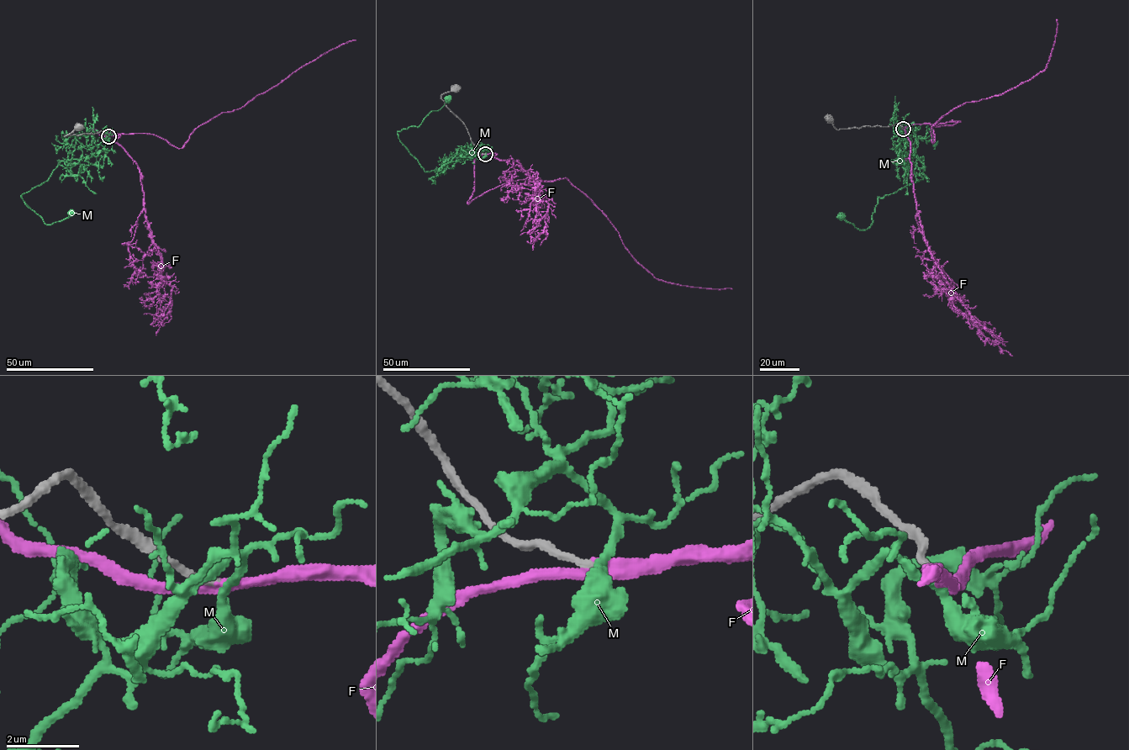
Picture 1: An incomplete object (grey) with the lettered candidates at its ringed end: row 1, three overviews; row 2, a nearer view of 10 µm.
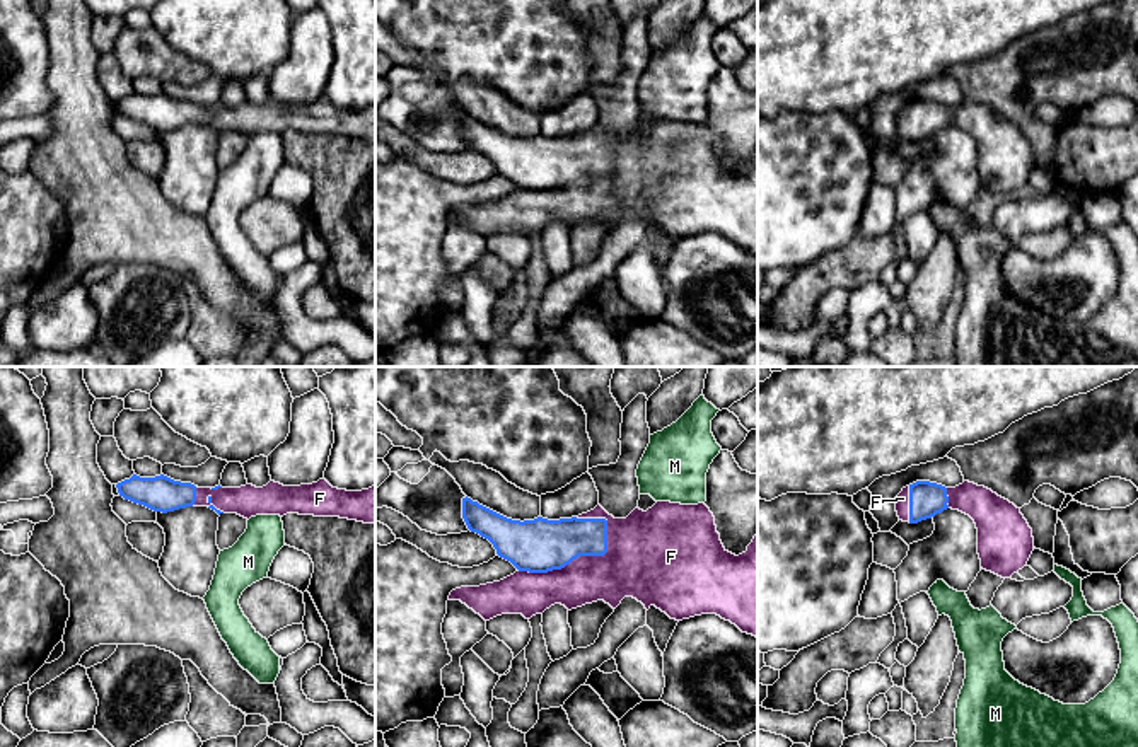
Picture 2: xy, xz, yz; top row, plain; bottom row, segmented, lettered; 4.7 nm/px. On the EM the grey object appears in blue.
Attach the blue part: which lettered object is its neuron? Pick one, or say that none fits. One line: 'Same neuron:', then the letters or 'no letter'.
Same neuron: F

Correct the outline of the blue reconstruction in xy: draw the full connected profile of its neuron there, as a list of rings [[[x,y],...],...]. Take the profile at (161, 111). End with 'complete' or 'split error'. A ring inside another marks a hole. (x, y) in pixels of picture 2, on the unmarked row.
[[[133,92],[116,102],[119,114],[154,130],[174,130],[186,124],[208,124],[220,131],[256,133],[314,133],[340,135],[375,142],[375,104],[362,109],[333,106],[324,96],[312,102],[283,104],[270,99],[263,106],[198,106],[164,92],[140,96]]]; split error

